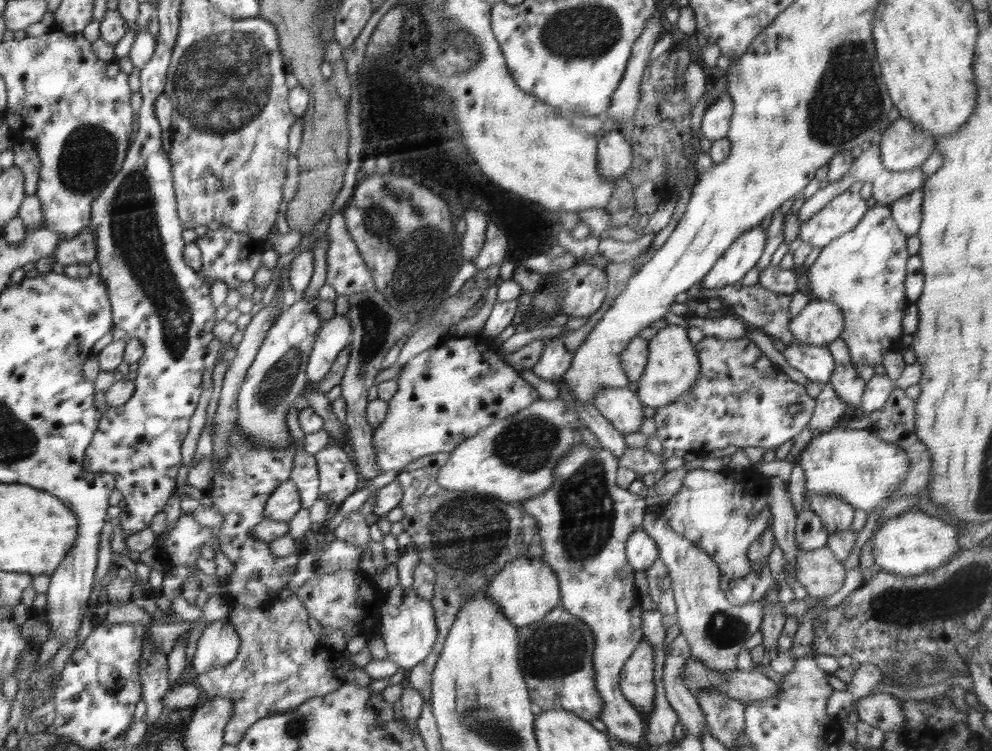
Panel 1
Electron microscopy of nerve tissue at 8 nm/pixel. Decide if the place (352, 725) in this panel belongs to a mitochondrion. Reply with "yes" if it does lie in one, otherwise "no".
no

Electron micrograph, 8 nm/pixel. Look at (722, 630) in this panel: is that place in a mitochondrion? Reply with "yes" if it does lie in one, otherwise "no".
yes

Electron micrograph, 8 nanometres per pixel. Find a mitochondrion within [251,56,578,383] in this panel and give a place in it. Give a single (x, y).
(423, 249)

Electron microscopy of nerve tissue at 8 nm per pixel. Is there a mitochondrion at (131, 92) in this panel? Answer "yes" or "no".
no

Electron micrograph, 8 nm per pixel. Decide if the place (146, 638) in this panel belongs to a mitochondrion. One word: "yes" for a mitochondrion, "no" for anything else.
no

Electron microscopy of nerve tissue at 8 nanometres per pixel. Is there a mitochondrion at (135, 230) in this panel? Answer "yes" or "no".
yes

